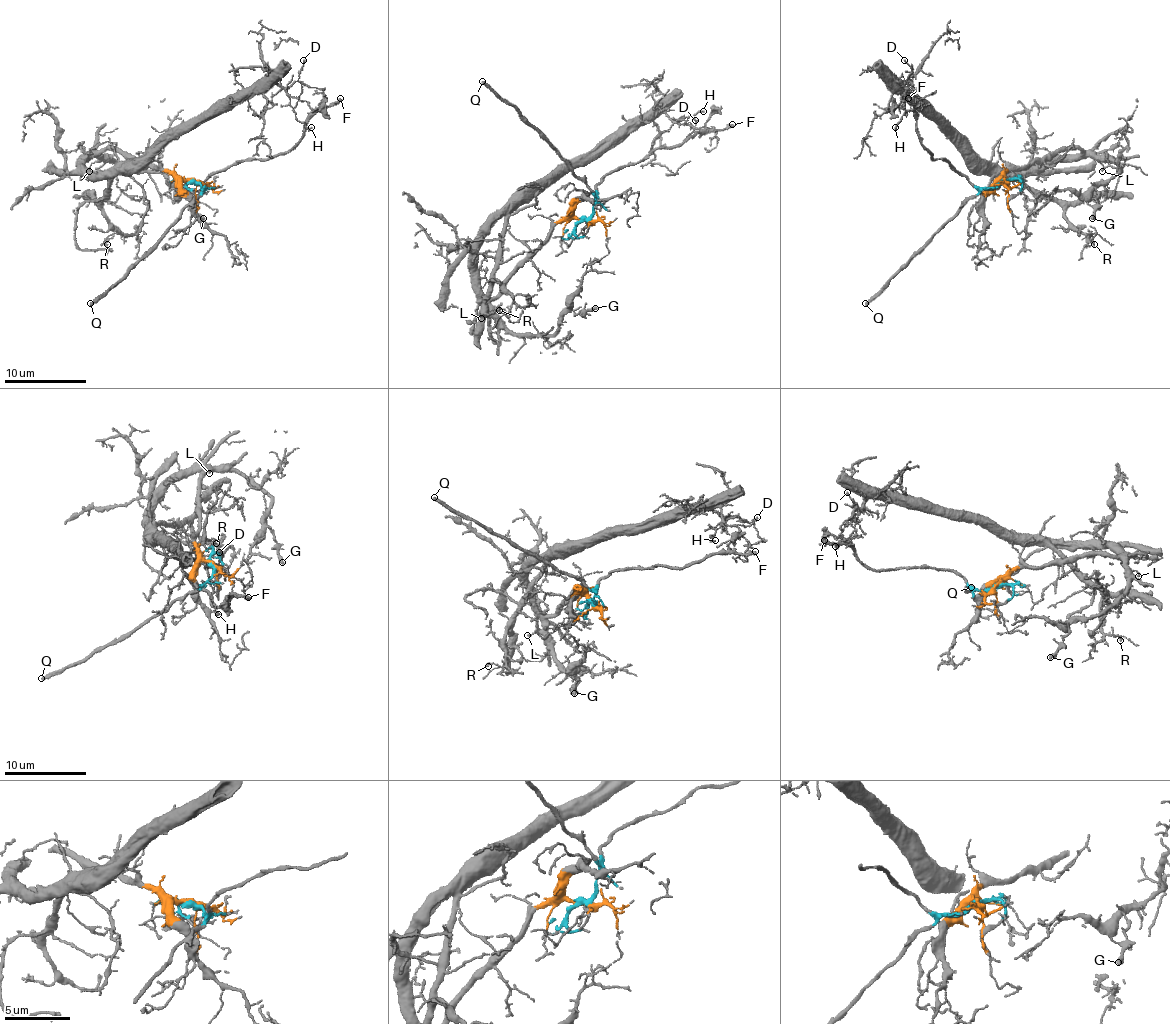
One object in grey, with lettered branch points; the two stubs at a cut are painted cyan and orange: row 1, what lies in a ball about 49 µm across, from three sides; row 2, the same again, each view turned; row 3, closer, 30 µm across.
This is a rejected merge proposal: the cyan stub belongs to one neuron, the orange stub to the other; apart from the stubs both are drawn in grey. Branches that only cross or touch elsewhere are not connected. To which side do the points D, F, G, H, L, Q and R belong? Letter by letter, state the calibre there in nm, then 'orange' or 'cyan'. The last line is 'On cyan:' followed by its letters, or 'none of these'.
D: calibre 110 nm; orange
F: calibre 240 nm; cyan
G: calibre 320 nm; orange
H: calibre 160 nm; orange
L: calibre 110 nm; orange
Q: calibre 280 nm; cyan
R: calibre 170 nm; orange
On cyan: F, Q

